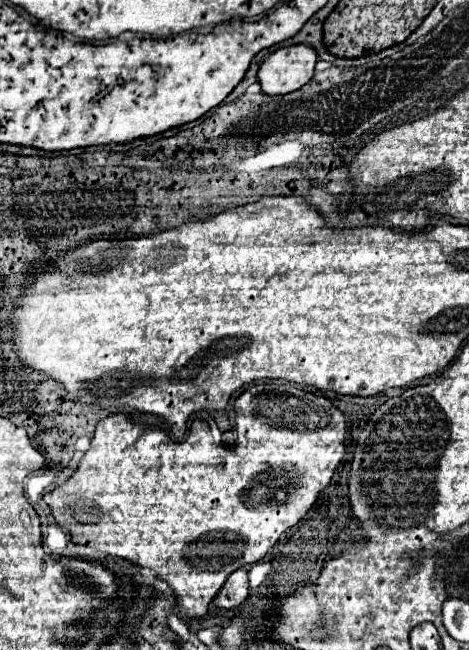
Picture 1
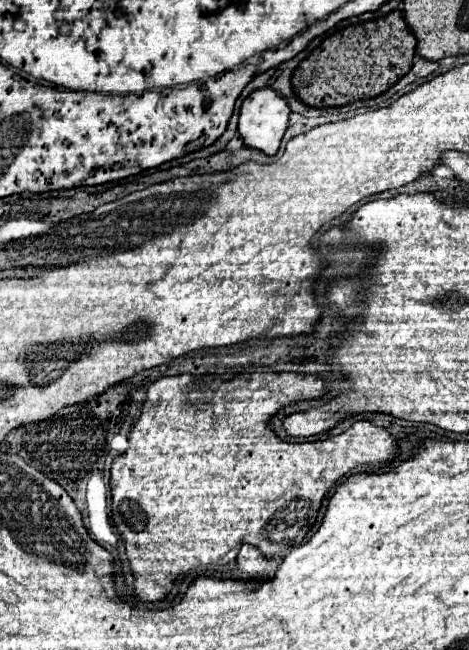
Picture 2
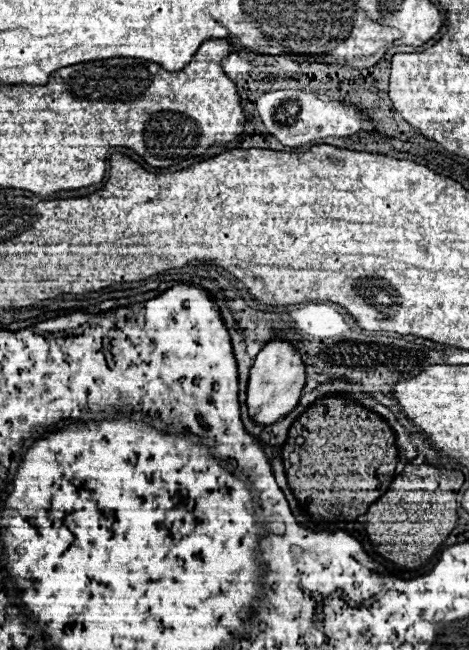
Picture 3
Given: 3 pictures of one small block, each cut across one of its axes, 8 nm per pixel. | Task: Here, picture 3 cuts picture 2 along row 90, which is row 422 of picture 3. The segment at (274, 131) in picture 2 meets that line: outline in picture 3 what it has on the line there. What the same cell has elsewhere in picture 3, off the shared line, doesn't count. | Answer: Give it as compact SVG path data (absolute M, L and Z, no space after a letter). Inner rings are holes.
M276 338L270 340L256 356L252 370L250 370L250 380L248 380L248 416L254 424L258 426L272 426L274 422L282 420L288 416L300 400L302 388L306 384L306 374L304 374L304 364L300 360L300 354L292 348L290 342Z

